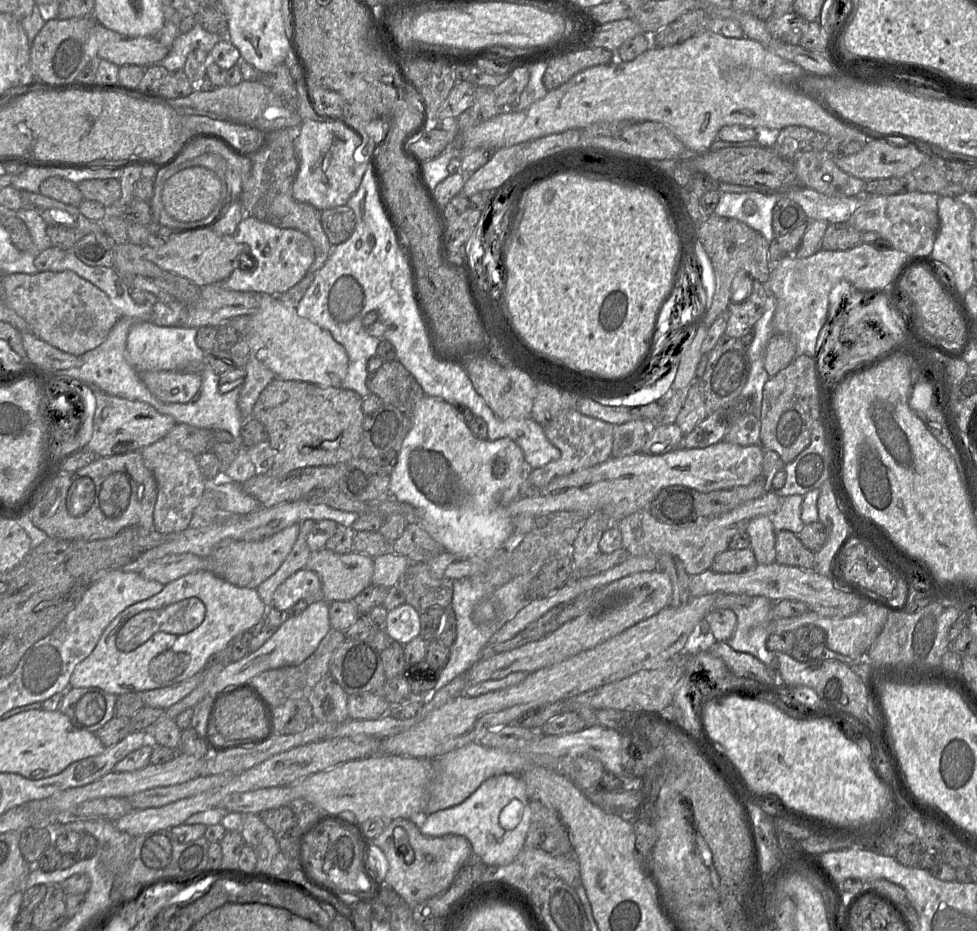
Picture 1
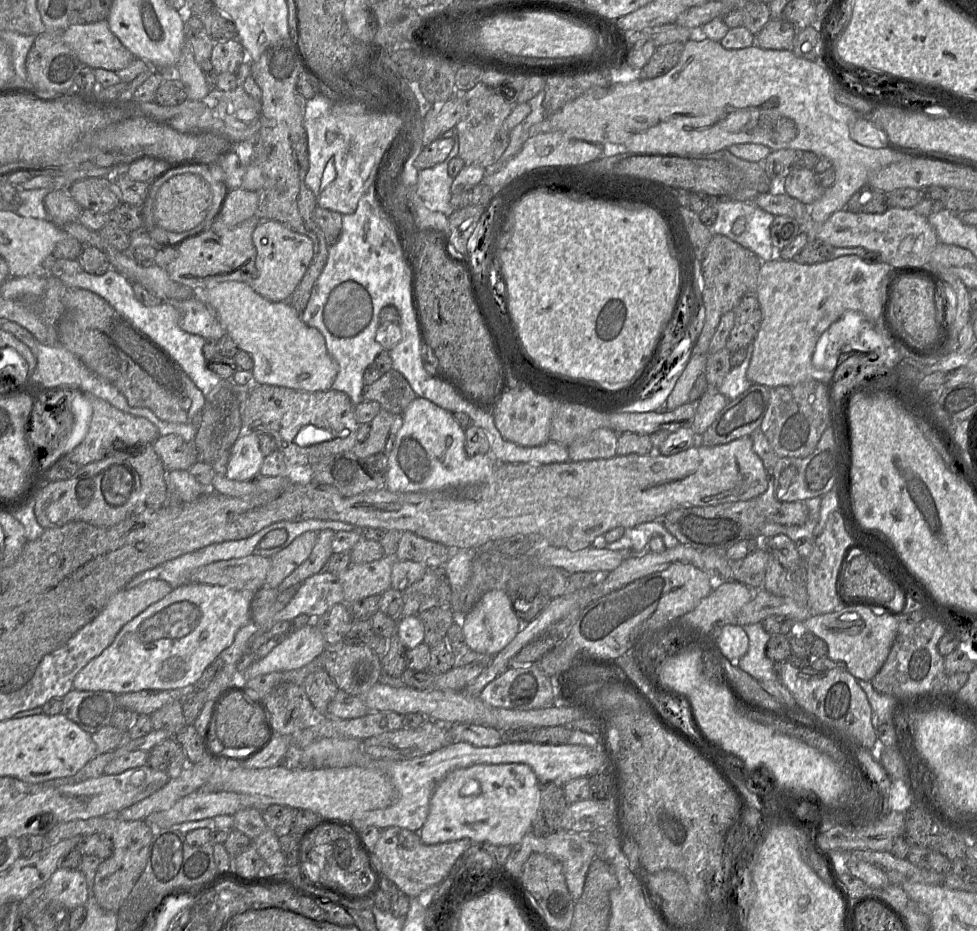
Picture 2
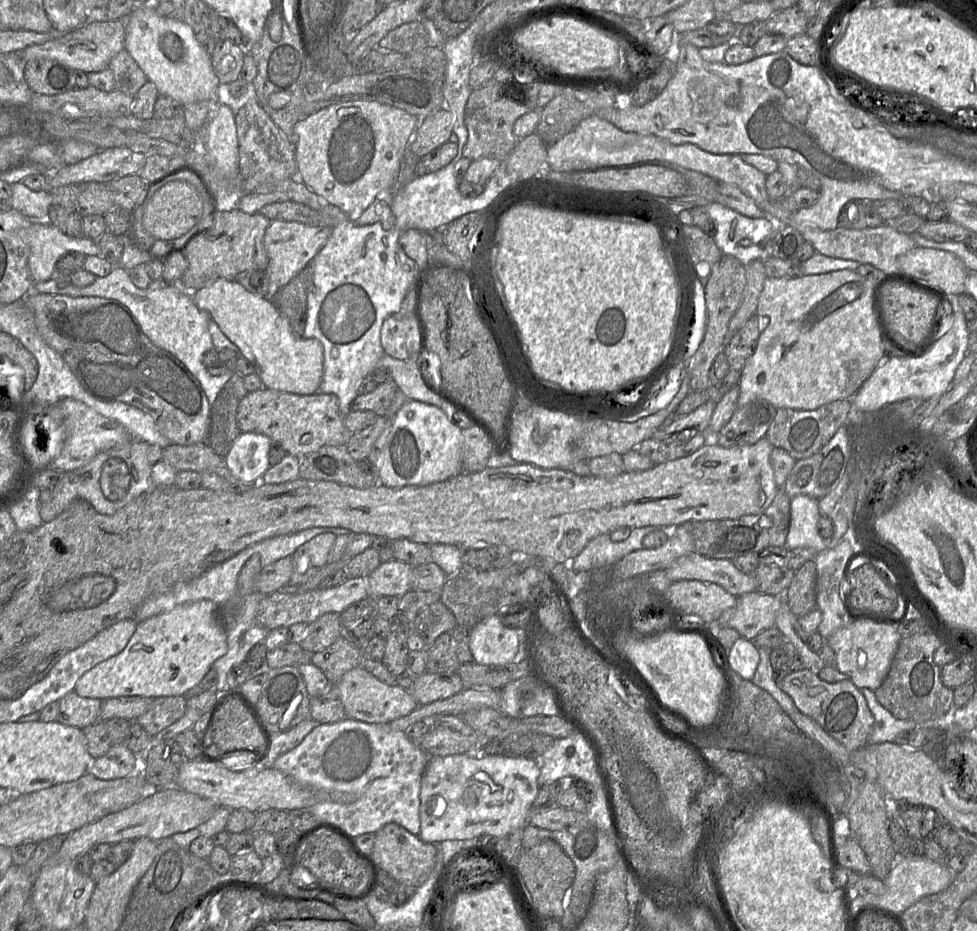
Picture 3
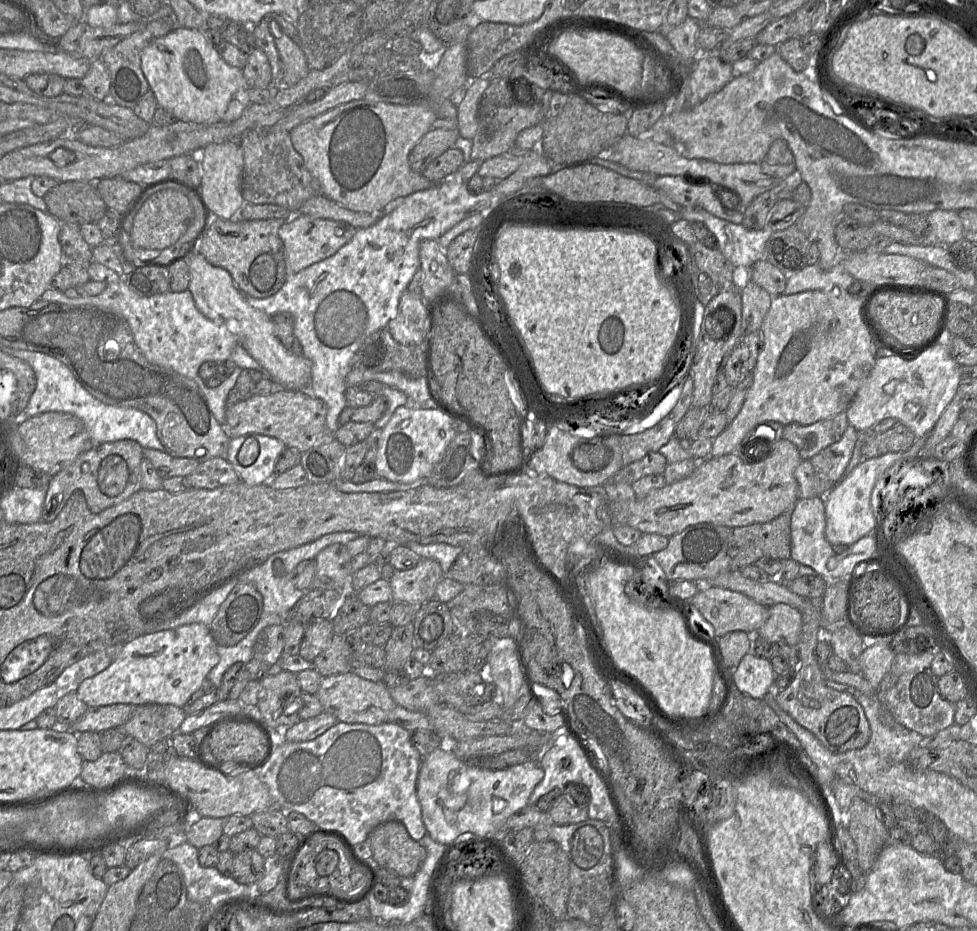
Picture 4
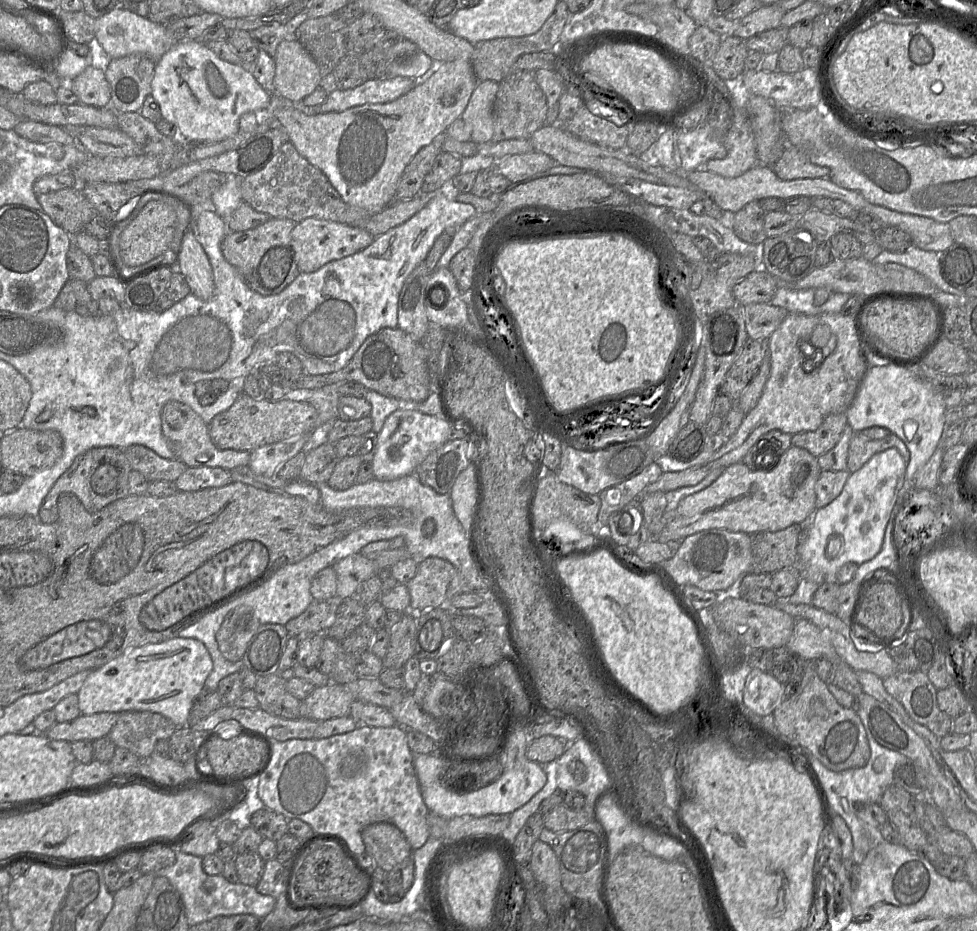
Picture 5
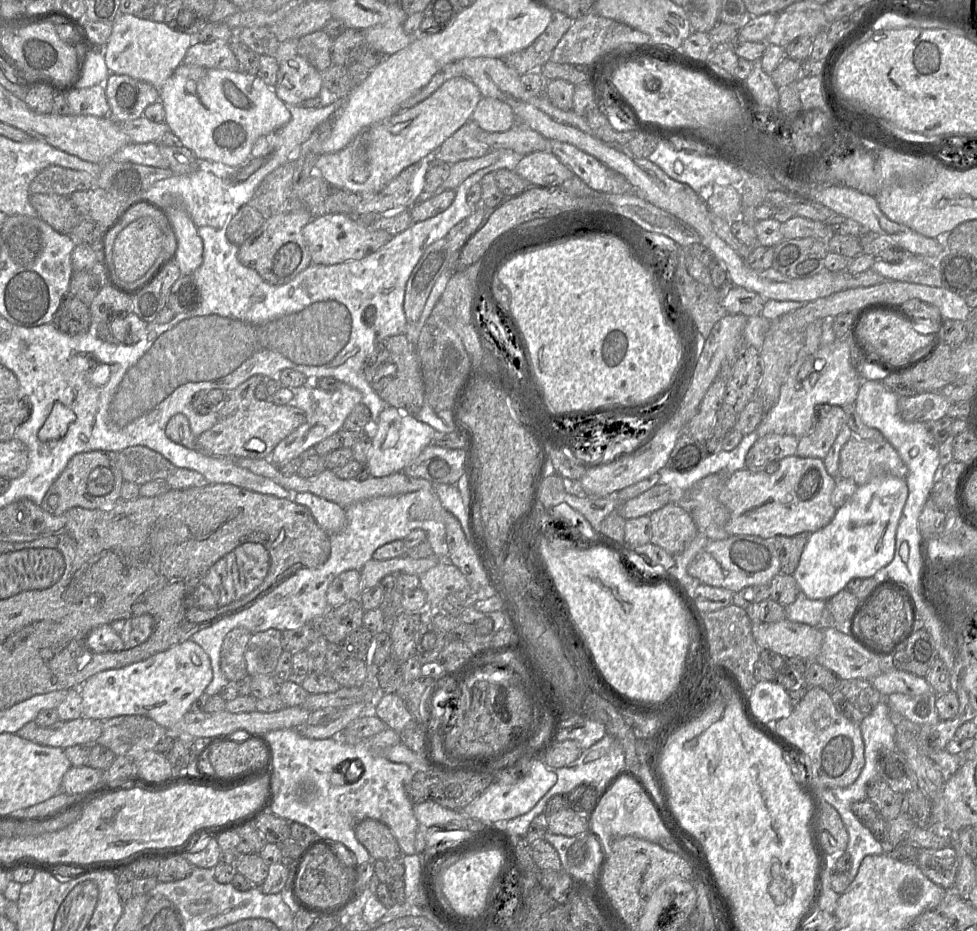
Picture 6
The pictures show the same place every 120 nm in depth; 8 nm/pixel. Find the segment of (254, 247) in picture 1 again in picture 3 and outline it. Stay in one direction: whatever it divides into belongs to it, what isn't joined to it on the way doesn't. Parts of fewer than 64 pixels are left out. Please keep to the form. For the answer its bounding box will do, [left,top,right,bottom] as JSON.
[264,221,333,297]

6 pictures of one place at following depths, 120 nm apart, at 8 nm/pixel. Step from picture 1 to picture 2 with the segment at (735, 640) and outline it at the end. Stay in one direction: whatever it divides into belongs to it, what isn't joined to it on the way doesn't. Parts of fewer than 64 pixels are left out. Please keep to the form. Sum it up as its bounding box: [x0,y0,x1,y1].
[739,623,781,681]

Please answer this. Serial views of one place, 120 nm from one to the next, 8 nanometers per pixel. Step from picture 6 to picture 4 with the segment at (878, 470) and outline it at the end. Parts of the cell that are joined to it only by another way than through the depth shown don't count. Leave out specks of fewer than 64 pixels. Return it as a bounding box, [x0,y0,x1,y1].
[844,418,926,475]

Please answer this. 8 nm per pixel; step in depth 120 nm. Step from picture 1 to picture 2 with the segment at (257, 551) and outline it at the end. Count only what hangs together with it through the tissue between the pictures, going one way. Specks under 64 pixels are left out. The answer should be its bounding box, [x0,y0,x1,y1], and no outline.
[264,531,318,588]

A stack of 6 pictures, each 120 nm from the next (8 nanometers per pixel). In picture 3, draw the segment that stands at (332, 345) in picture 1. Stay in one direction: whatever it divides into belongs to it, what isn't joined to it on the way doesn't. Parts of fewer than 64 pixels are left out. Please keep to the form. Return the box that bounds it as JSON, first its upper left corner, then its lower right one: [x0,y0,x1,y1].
[191,278,324,395]

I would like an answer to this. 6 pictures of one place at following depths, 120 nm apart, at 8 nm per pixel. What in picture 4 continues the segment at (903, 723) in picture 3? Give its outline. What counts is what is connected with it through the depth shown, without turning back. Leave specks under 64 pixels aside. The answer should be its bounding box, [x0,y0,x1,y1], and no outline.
[844,691,922,773]

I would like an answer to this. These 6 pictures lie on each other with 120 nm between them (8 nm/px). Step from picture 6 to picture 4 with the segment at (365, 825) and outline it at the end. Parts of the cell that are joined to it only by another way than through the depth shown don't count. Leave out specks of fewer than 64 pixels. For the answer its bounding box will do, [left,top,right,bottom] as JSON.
[368,821,426,877]

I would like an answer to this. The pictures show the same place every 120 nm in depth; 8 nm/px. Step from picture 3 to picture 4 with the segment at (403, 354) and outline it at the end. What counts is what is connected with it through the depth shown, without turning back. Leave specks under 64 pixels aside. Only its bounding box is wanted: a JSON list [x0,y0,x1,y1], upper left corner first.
[387,291,433,346]

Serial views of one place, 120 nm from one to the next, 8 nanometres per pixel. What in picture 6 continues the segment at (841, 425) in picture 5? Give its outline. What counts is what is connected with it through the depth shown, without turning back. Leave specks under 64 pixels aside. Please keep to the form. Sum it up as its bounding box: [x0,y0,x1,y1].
[796,404,845,460]

